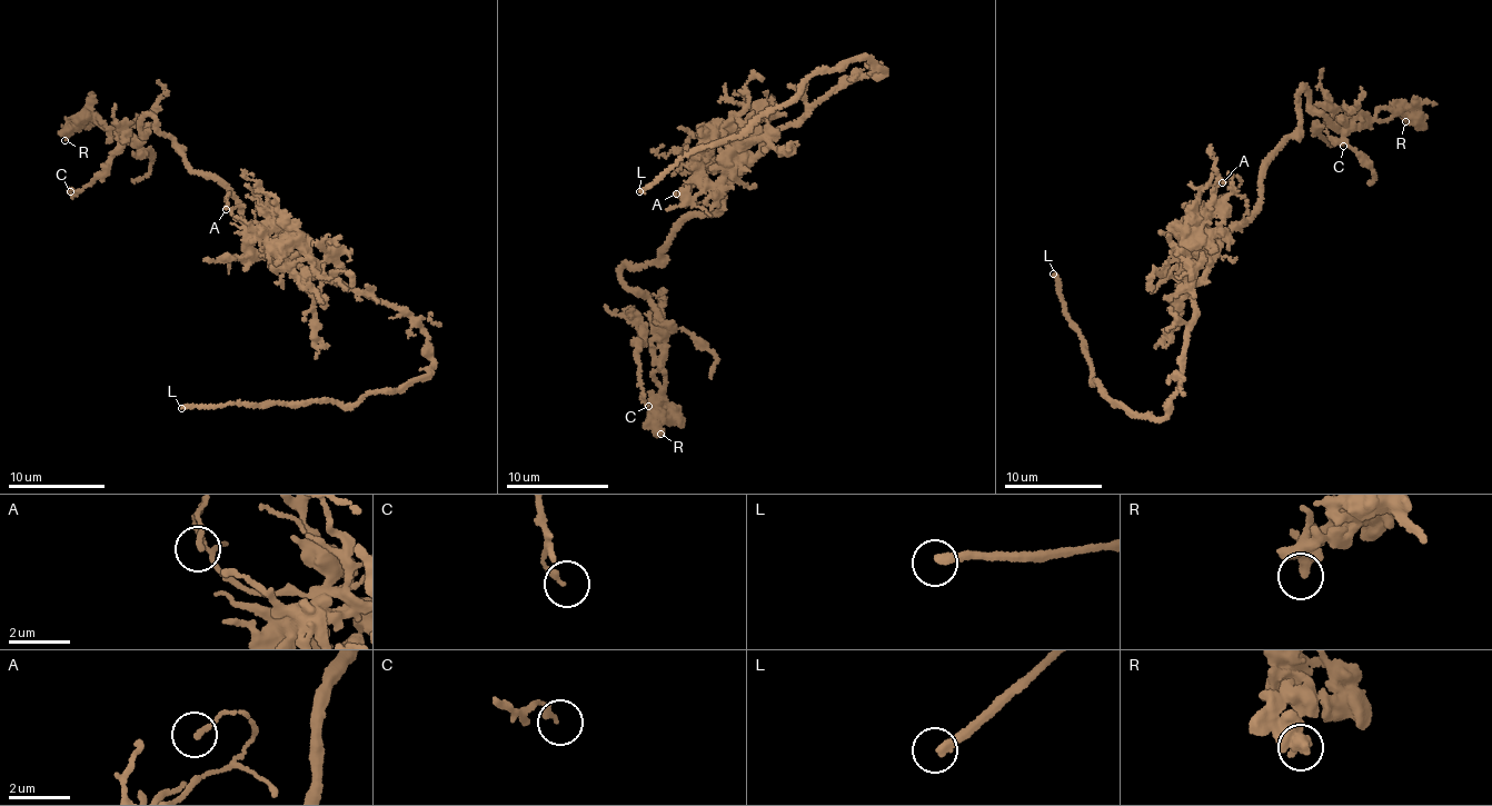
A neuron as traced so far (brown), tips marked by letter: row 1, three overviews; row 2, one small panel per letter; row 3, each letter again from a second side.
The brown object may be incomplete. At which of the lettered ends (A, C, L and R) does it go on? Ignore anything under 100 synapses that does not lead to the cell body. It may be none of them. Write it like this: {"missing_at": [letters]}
{"missing_at": ["L"]}

